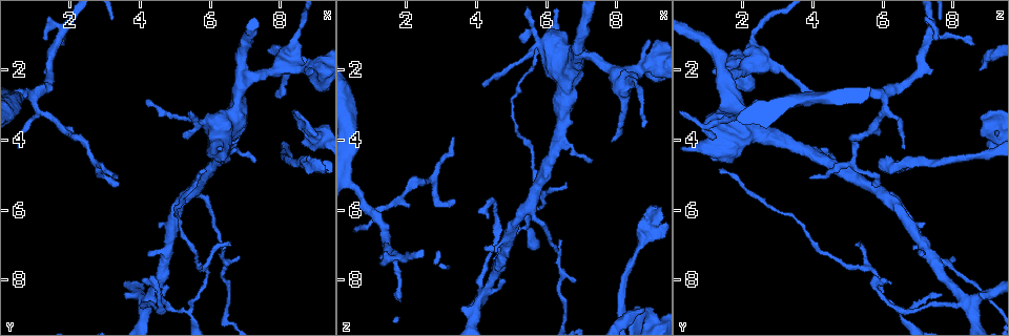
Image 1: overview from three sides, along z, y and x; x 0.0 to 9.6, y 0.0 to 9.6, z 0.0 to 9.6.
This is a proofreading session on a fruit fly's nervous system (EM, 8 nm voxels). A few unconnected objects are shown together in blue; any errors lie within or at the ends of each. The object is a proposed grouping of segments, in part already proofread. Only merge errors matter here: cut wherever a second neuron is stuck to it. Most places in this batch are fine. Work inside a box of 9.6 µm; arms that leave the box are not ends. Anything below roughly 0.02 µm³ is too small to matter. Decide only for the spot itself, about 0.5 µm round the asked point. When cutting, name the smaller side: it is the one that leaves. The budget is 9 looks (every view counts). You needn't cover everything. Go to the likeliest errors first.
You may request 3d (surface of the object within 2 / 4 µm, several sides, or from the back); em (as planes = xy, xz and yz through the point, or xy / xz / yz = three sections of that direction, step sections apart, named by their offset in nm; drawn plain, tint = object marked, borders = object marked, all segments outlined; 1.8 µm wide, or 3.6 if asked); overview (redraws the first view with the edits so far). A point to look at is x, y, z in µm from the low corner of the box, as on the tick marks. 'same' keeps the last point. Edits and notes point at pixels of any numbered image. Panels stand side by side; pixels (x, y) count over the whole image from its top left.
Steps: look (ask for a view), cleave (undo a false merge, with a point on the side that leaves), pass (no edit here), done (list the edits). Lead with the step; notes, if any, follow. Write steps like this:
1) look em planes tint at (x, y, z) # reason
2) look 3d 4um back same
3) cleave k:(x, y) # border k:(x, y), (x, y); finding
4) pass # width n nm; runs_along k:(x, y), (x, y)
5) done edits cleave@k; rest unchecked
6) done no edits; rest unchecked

look 3d 2um at (4.25, 8.55, 8.25) # sudden change in width

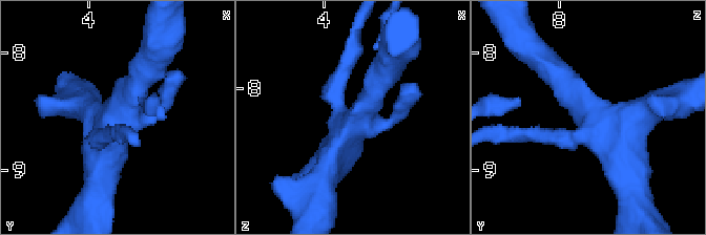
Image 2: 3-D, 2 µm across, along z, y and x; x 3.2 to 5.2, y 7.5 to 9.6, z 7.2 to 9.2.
look em yz step 4 tint at (4.18, 8.62, 8.26) # arms 4; need the tissue

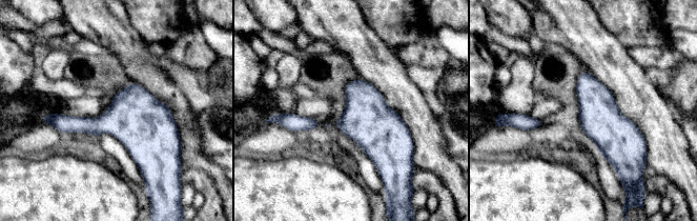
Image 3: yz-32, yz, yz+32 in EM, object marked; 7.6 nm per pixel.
look em xy step 16 tint same

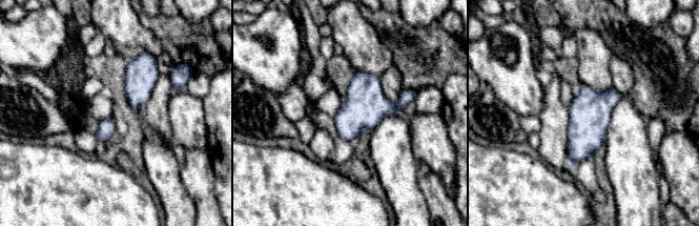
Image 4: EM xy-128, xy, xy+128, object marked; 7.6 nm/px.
pass # one neuron here

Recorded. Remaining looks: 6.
look 3d 2um at (8.85, 4.75, 6.35)

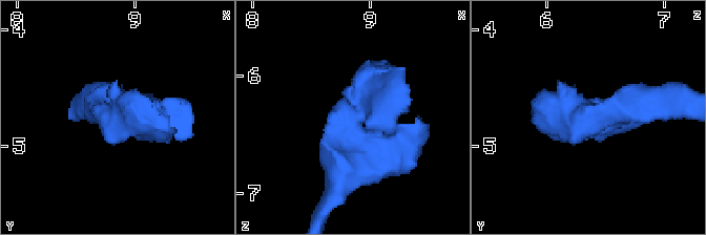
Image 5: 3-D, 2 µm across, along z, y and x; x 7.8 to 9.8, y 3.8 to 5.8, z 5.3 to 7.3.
look em planes tint at (8.86, 4.72, 6.34) # shape alone is not enough

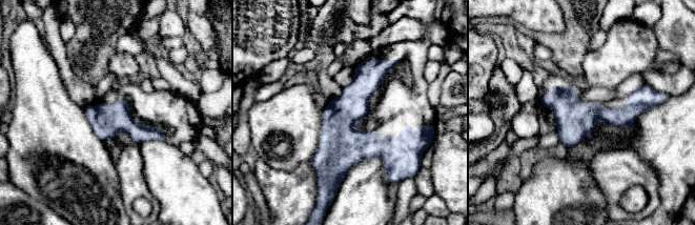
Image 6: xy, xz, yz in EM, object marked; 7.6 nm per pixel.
pass # width 260 nm; runs_along 6:(371, 58), (339, 118), (339, 177); all the same neuron

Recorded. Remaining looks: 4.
look em xy step 4 tint at (7.00, 2.25, 1.55) # thick turns thin

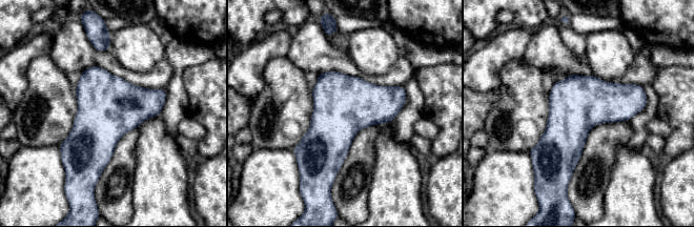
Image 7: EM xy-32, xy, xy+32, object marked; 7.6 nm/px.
look em planes tint same # cut it another way

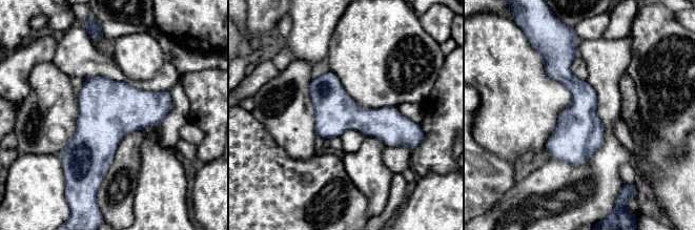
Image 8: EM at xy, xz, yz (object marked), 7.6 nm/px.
pass # continuous, no second neuron

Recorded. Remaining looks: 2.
look 3d 2um at (8.50, 3.20, 9.05)

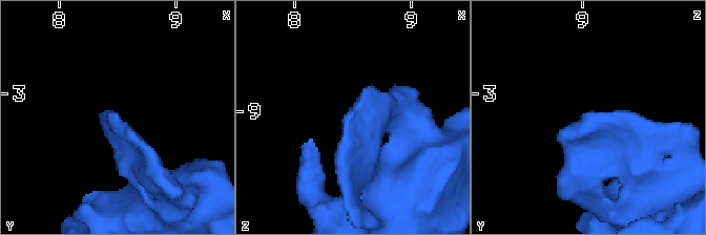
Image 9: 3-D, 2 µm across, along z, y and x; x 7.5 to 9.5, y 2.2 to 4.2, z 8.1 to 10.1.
look em planes tint at (8.48, 3.24, 9.06) # need the tissue

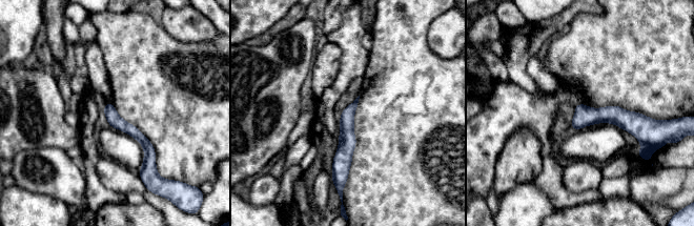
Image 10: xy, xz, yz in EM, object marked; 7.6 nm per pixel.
pass # runs_along 10:(354, 104), (347, 115), (343, 178); all the same neuron

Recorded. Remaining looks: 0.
done no edits; rest unchecked

